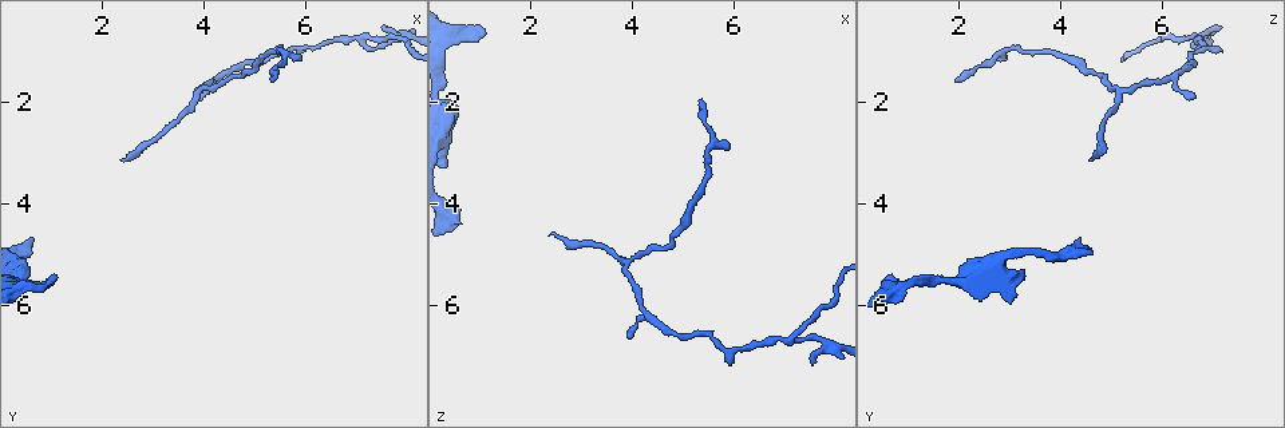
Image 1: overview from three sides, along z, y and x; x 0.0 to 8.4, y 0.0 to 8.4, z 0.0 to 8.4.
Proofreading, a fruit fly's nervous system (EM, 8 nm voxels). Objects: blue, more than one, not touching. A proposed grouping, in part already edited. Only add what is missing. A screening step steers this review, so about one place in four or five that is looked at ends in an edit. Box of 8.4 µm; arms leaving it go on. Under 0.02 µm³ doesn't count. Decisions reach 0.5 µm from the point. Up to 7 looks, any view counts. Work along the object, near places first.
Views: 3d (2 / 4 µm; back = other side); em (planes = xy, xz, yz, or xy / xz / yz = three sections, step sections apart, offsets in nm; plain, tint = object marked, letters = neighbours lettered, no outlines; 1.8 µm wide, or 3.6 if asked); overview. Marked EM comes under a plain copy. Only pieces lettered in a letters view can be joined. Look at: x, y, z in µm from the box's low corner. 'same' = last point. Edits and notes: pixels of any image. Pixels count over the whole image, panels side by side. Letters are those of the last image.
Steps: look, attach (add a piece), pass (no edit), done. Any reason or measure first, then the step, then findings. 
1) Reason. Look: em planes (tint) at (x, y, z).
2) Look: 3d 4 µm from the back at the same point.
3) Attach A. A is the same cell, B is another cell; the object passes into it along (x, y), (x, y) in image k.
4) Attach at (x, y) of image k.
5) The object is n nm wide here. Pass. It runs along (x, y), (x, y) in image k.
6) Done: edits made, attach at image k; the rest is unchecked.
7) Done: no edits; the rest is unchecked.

Abrupt turn. Look: 3d 2 µm at (4.00, 1.80, 5.15).

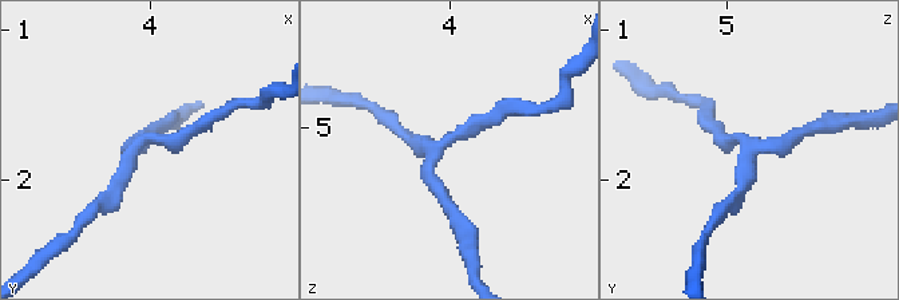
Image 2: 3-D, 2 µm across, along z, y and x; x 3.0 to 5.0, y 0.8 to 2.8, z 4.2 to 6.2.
Look: em planes (tint) at (4.00, 1.74, 5.12).

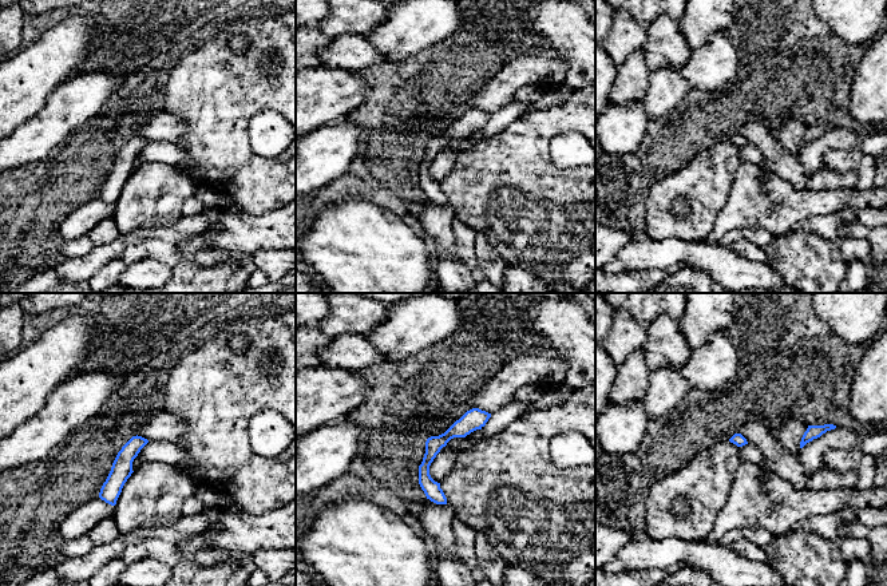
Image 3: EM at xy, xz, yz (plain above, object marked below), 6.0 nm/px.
What lies round it. Look: em planes (letters) at the same point.

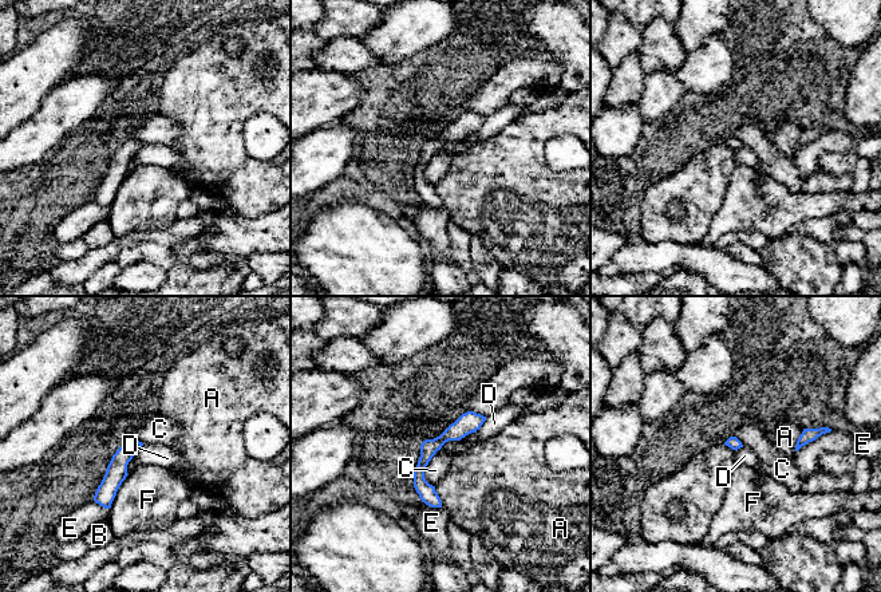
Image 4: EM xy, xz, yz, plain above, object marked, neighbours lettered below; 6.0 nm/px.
Pass. A, B, C, D, E and F are other cells; it runs along (479, 418), (426, 454), (419, 484), (434, 504) in image 4; no lettered piece goes on from it.

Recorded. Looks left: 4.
Sharp bend. Look: 3d 2 µm from the back at (5.55, 1.00, 2.90).

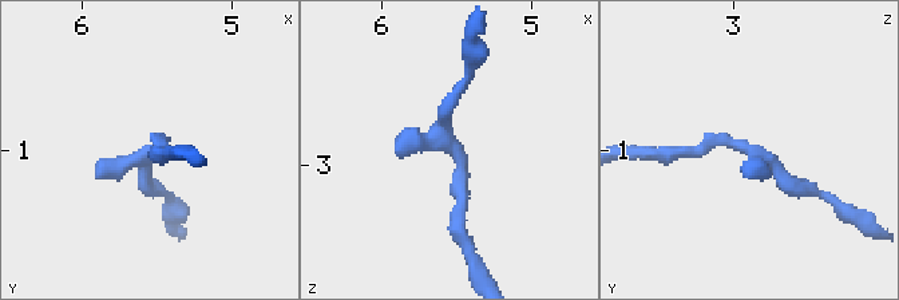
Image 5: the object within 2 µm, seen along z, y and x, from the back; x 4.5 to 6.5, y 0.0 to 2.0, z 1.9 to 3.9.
Look: em 3.6 µm planes (letters) at (5.50, 1.00, 2.96).

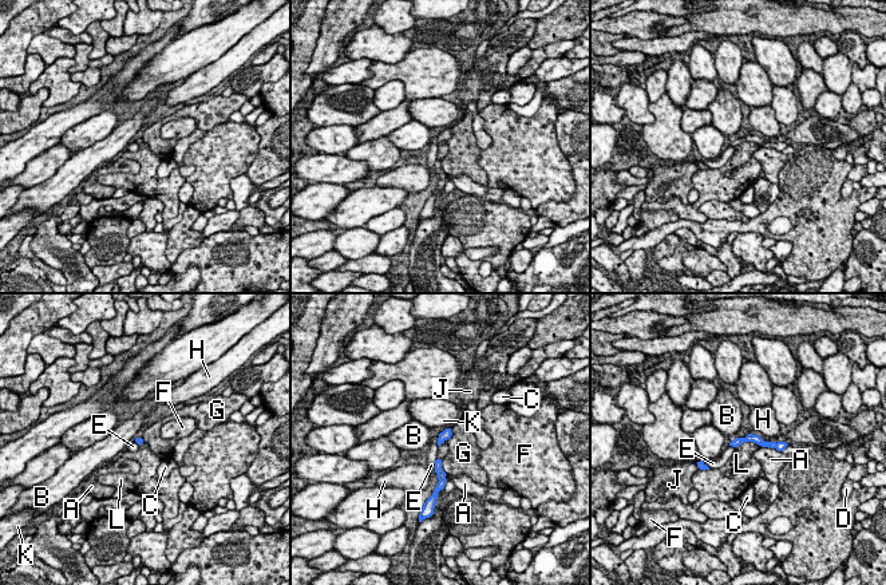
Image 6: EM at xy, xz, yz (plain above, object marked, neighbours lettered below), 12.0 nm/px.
Pass. A, B, C, D, E, F, G, H, J, K and L are other cells; it runs along (732, 443), (758, 439), (780, 446) in image 6; none of them fits.

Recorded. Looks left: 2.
An open end. Look: 3d 2 µm from the back at (1.10, 5.45, 0.65).

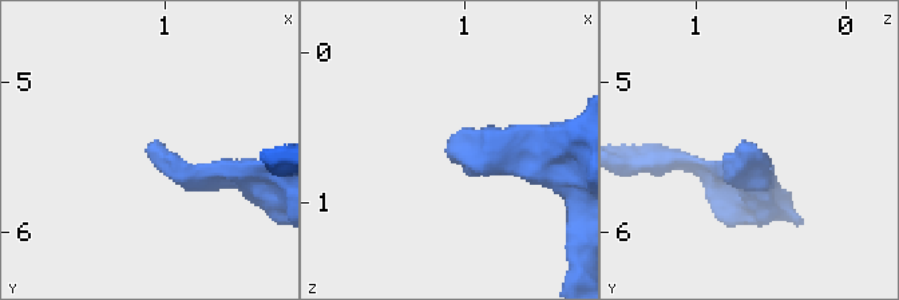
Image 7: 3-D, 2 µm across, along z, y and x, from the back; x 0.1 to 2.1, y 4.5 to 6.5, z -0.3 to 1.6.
Look: em planes (letters) at (1.14, 5.44, 0.62).

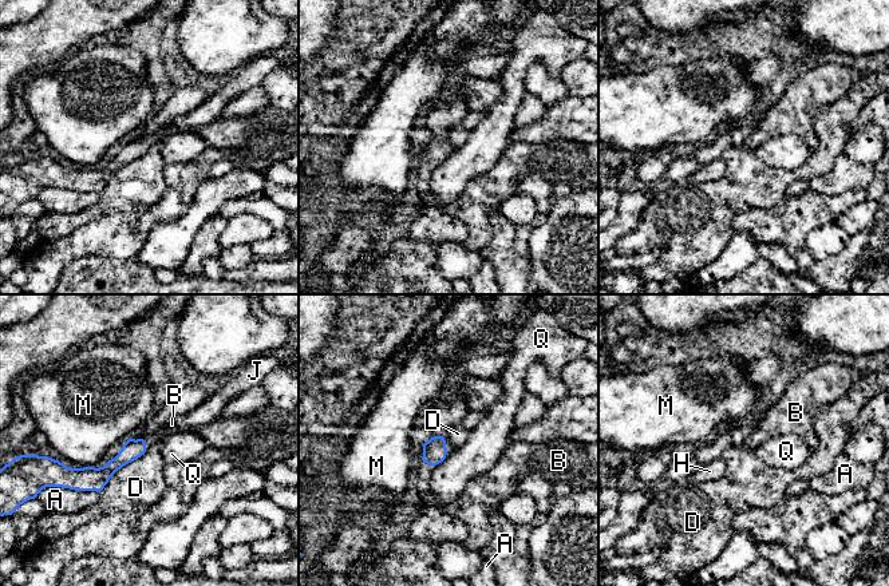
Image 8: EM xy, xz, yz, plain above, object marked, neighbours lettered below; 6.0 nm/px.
Attach B. B is the same cell, A, D, H, J, M and Q are other cells; the object passes into it along (434, 451), (429, 463), (423, 472) in image 8; the neuron continues.

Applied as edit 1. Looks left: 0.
Done: edits made, attach at image 8; the rest is unchecked.

